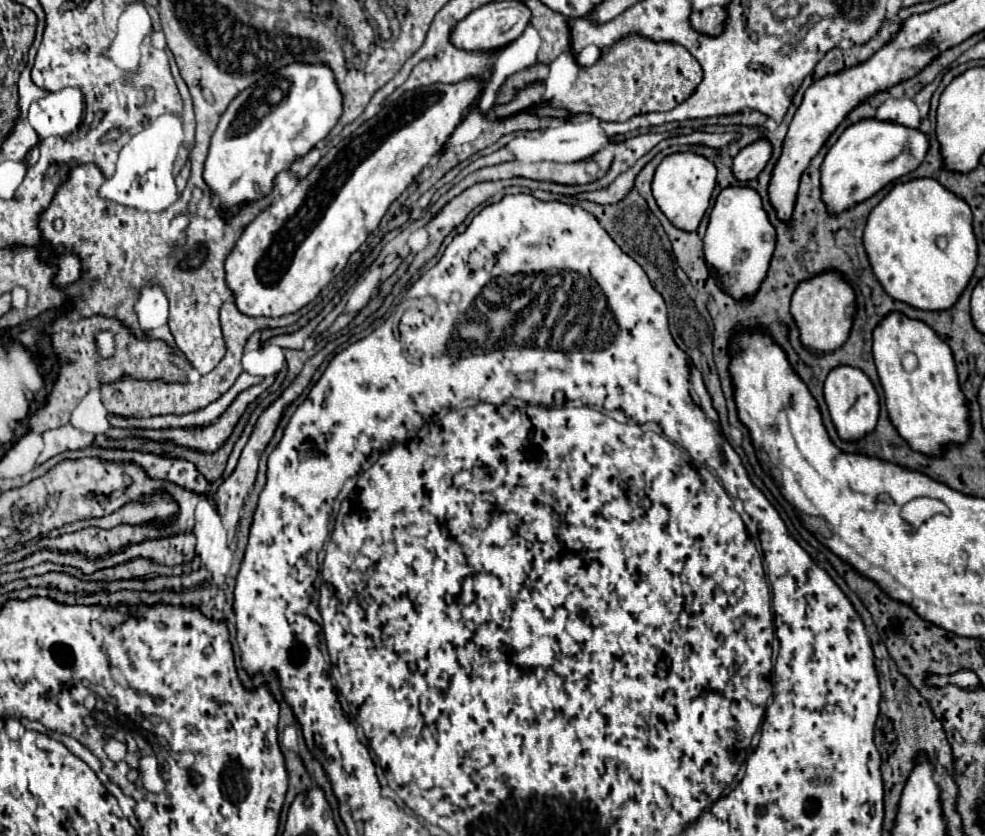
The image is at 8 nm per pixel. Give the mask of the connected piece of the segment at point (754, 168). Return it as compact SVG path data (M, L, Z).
M766 139L762 141L756 141L748 147L744 147L736 157L734 157L734 163L732 163L732 175L746 183L746 181L752 181L760 175L760 171L766 167L768 159L772 155L772 147Z

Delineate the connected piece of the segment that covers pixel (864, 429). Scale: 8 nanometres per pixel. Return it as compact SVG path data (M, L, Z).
M846 365L832 369L824 383L824 397L826 397L826 405L830 411L832 423L842 441L864 439L864 435L868 435L876 429L878 415L880 415L880 399L878 399L874 385L860 369L846 367Z

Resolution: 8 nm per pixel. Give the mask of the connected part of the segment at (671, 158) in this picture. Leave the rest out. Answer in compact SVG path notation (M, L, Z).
M674 153L662 159L654 173L652 195L660 211L668 217L674 227L682 231L696 231L706 209L710 207L710 197L716 185L716 167L706 157L694 153Z

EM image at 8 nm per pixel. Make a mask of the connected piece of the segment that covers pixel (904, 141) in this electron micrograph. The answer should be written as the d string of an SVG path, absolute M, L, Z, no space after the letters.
M864 119L848 127L840 139L830 147L820 167L822 201L830 215L840 215L854 205L866 201L888 183L914 171L926 157L928 137L922 131L886 123L878 119Z

